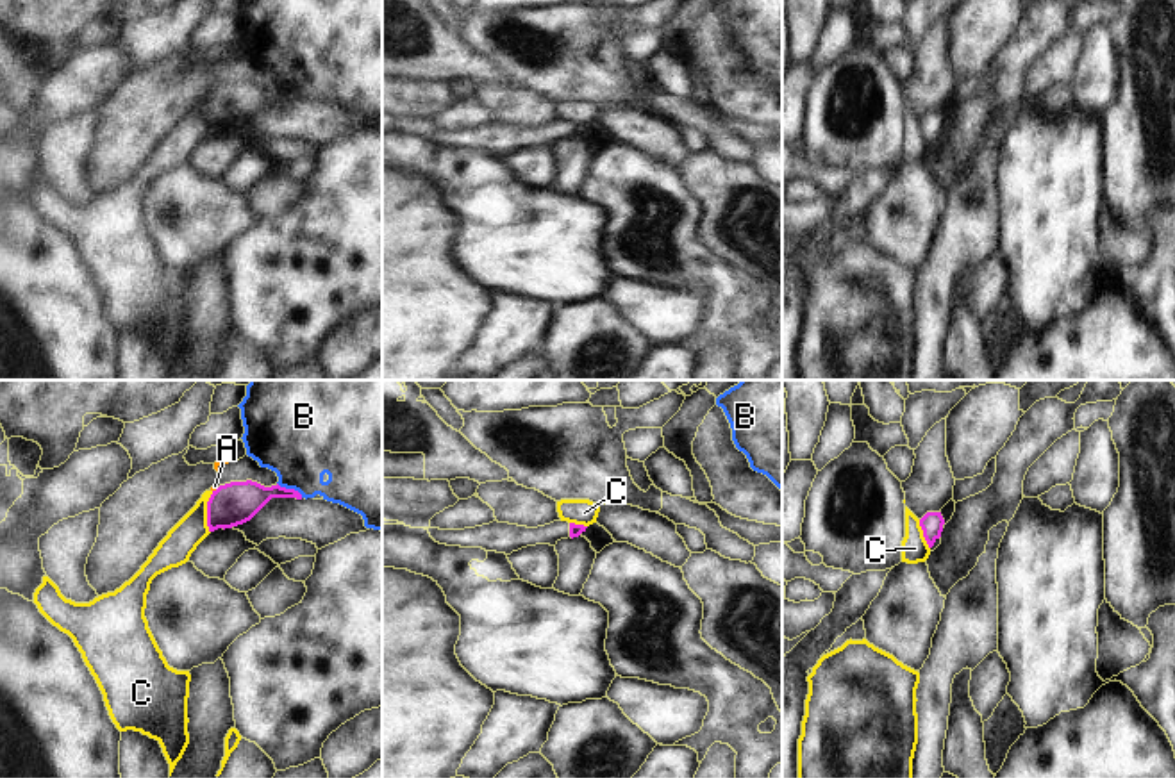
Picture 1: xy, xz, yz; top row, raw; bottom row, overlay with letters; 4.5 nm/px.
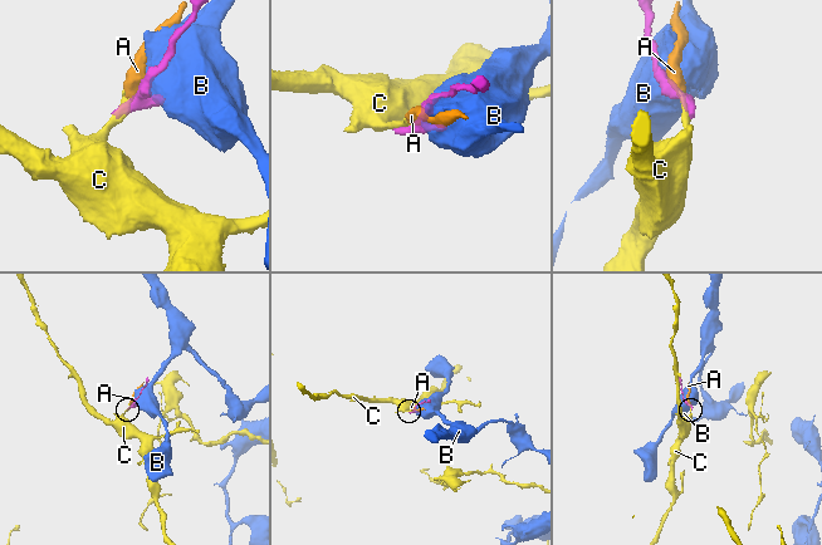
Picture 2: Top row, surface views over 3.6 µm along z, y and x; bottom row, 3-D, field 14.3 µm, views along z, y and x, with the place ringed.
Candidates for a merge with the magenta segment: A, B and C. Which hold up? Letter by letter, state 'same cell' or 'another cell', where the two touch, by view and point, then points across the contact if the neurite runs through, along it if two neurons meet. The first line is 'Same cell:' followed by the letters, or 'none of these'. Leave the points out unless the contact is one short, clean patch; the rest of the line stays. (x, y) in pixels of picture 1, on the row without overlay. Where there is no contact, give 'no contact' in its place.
Same cell: none of these
A: another cell | xy (216, 90) | along xy (216, 86), (213, 91)
B: another cell | xy (290, 90)
C: another cell | xy (208, 113) | along xy (213, 91), (208, 102), (209, 132)

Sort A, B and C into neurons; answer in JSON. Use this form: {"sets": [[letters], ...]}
{"sets": [["A", "C"], ["B"]]}

